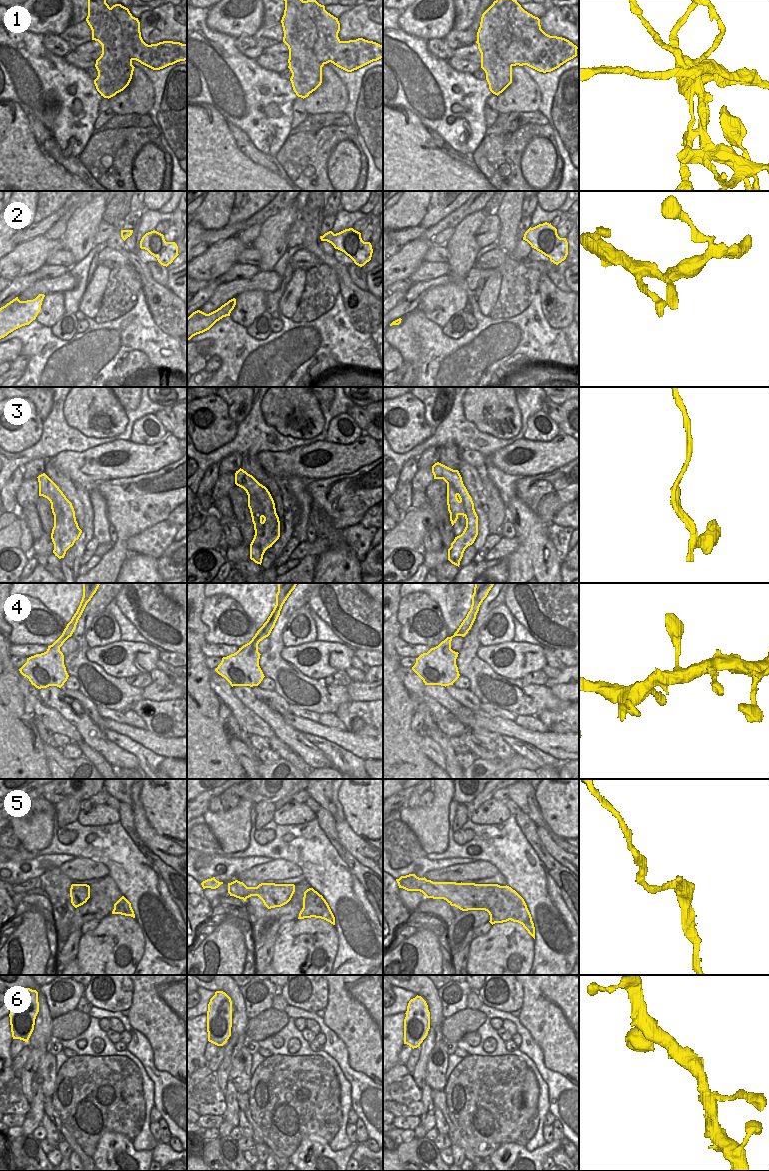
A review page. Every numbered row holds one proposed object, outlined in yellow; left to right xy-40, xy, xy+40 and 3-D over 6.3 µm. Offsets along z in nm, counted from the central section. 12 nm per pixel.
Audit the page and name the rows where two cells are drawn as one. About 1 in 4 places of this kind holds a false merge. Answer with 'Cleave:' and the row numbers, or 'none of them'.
Cleave: 1

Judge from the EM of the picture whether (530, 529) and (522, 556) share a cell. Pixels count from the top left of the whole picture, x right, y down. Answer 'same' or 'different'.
same

